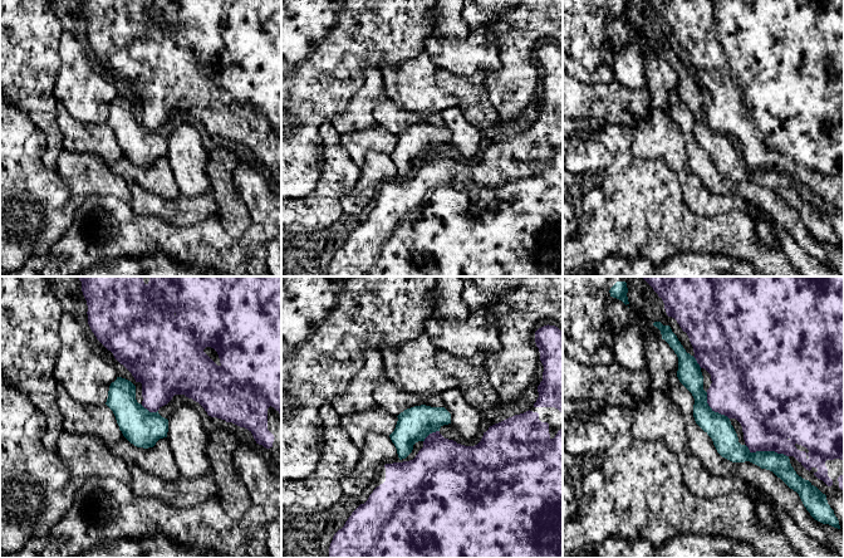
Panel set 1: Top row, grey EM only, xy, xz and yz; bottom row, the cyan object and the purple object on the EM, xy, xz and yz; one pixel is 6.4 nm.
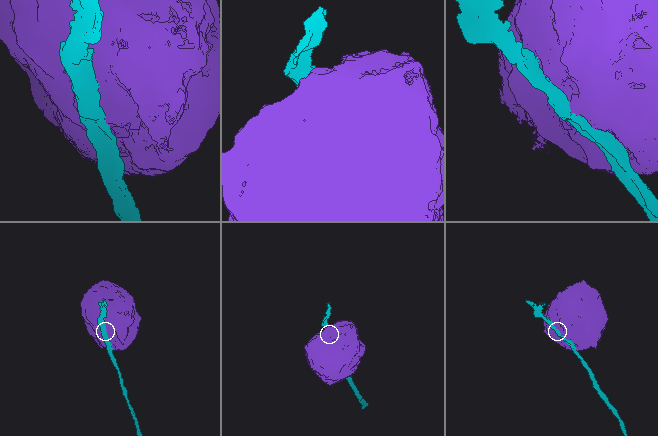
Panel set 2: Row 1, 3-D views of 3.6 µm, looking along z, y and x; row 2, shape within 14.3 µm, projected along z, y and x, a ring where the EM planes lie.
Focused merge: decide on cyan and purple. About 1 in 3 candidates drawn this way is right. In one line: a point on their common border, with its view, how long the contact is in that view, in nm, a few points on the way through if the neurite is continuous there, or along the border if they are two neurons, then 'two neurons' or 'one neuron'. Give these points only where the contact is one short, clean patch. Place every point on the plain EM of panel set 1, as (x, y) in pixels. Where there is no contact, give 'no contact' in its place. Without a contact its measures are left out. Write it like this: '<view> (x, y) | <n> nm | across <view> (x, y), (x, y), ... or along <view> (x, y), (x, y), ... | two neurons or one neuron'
yz (766, 170) | 280 nm | two neurons

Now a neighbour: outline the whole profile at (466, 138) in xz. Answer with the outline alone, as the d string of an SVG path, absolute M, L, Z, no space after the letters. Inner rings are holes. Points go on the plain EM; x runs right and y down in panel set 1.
M460 107L447 108L440 113L443 126L451 132L451 143L465 160L470 160L480 151L482 132L468 123Z

